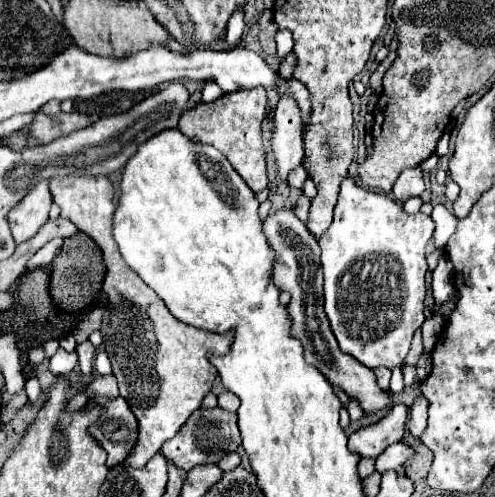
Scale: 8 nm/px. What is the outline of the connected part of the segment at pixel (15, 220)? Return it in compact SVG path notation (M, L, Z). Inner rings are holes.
M41 181L7 213L15 243L31 239L41 229L41 225L47 221L51 203L53 195L49 191L49 181Z

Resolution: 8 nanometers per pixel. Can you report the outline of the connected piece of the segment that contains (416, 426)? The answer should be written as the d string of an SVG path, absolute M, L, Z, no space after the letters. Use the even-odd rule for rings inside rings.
M423 395L415 397L415 401L411 405L411 411L409 411L409 423L407 423L407 429L411 431L411 435L421 437L421 433L425 431L425 427L427 427L427 409L429 409L429 401Z

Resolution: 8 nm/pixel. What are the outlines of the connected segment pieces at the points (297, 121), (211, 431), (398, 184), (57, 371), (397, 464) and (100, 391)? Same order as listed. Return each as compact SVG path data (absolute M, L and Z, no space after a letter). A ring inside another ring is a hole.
M281 97L273 113L271 151L281 181L289 181L293 169L303 163L303 123L299 105L291 97Z
M215 407L215 409L197 409L187 419L185 427L181 427L181 431L161 447L161 453L165 455L165 459L173 461L177 467L189 471L195 465L217 463L223 453L235 451L239 445L241 445L241 435L237 427L237 417L221 407Z
M419 167L417 169L405 169L399 177L399 181L395 181L395 185L393 185L393 195L401 203L411 199L411 197L419 197L423 191L425 191L425 183Z
M57 349L57 353L49 359L49 371L53 375L67 375L77 365L77 353L69 353L65 349Z
M395 443L395 445L391 445L389 449L385 449L377 457L375 469L379 473L385 473L385 471L403 471L405 465L407 465L407 461L411 457L415 457L413 447L405 447L405 443Z
M97 375L89 387L89 399L95 397L105 397L105 399L117 399L119 391L117 391L117 379L113 375Z

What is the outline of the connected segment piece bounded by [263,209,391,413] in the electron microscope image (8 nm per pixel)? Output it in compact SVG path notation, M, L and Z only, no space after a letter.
M279 209L271 213L263 223L265 239L275 251L273 261L273 281L279 291L289 291L291 301L287 313L291 319L291 335L295 335L305 349L305 361L317 367L333 385L339 385L349 397L355 397L363 411L373 413L389 405L389 393L377 387L375 375L371 369L365 369L357 359L343 353L337 345L337 339L331 331L329 319L323 311L323 271L321 271L321 251L317 239L307 231L307 227L295 217L293 209Z

